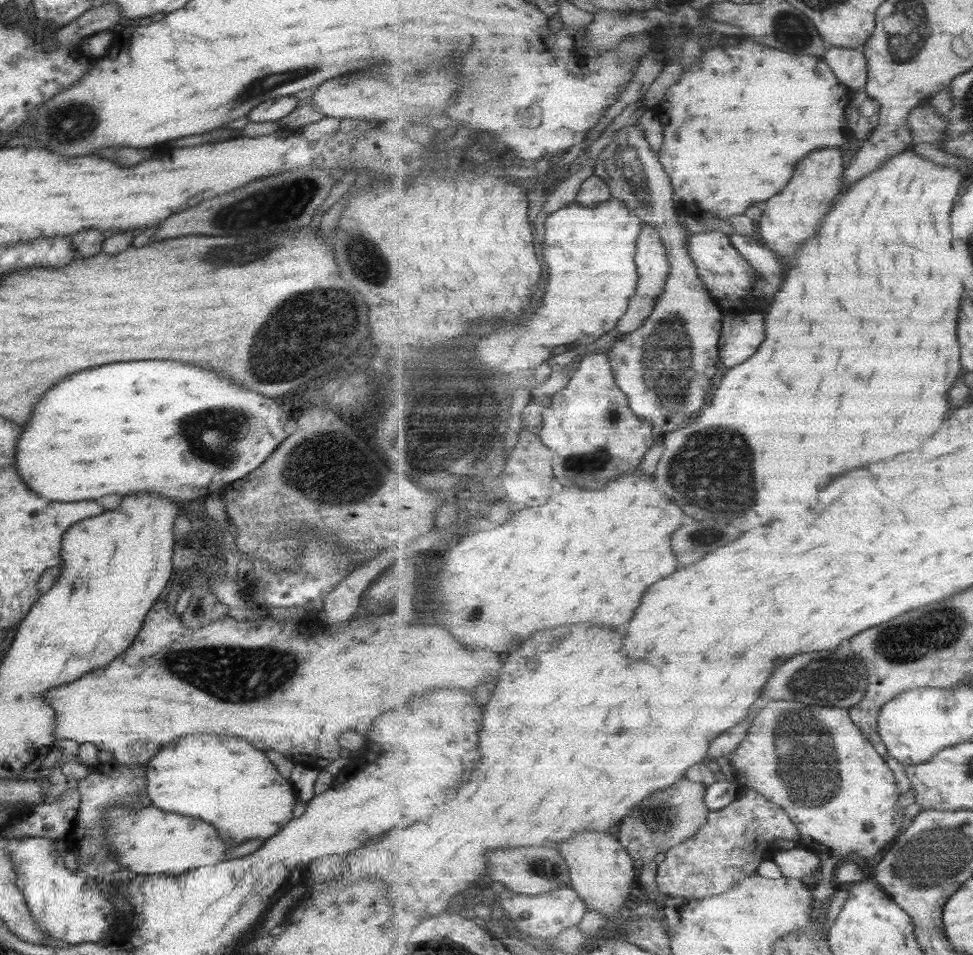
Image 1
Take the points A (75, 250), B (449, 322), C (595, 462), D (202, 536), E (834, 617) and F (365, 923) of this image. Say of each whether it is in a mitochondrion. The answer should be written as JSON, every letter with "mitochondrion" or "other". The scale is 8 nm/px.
{"A":"other","B":"other","C":"mitochondrion","D":"other","E":"other","F":"other"}

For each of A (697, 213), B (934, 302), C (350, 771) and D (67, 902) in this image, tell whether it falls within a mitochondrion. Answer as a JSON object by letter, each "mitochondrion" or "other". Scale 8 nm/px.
{"A":"other","B":"other","C":"other","D":"other"}

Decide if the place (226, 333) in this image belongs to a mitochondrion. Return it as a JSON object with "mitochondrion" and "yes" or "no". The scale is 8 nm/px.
{"mitochondrion":"no"}

